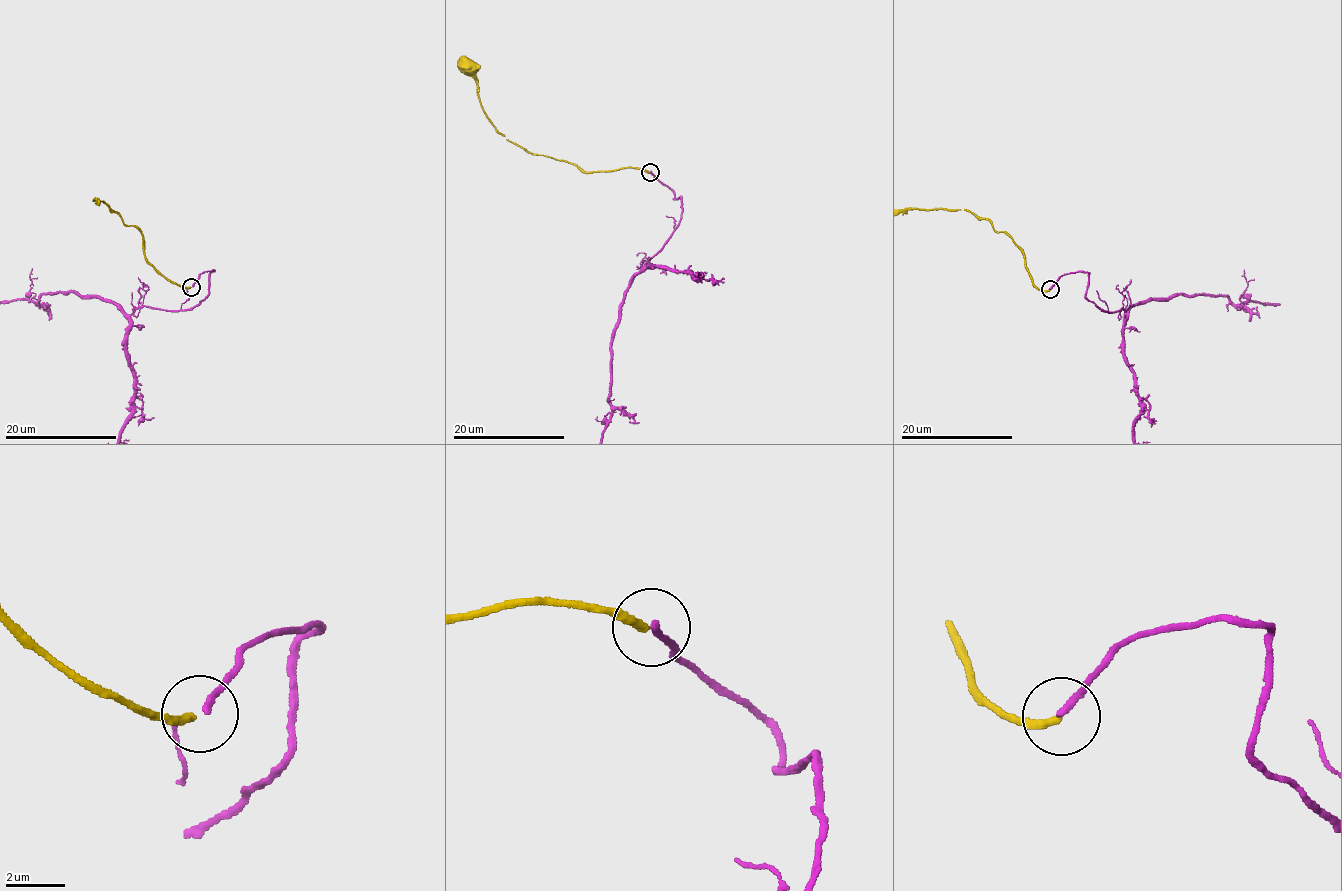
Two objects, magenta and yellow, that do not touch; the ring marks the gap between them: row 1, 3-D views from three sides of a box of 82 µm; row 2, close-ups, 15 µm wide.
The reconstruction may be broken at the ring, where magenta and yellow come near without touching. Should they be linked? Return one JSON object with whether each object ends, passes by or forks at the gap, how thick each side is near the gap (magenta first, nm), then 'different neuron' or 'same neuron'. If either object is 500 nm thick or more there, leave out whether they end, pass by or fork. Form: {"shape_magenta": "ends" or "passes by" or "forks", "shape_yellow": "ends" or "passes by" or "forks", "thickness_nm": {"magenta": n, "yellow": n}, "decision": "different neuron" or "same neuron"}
{"shape_magenta": "ends", "shape_yellow": "ends", "thickness_nm": {"magenta": 240, "yellow": 240}, "decision": "different neuron"}

